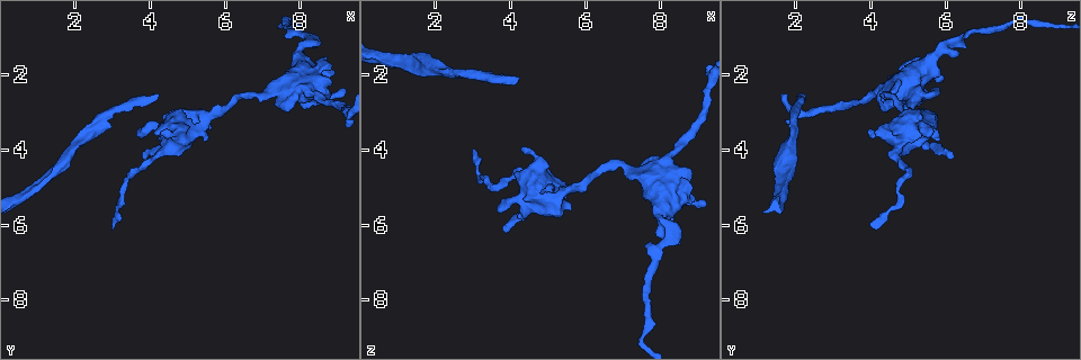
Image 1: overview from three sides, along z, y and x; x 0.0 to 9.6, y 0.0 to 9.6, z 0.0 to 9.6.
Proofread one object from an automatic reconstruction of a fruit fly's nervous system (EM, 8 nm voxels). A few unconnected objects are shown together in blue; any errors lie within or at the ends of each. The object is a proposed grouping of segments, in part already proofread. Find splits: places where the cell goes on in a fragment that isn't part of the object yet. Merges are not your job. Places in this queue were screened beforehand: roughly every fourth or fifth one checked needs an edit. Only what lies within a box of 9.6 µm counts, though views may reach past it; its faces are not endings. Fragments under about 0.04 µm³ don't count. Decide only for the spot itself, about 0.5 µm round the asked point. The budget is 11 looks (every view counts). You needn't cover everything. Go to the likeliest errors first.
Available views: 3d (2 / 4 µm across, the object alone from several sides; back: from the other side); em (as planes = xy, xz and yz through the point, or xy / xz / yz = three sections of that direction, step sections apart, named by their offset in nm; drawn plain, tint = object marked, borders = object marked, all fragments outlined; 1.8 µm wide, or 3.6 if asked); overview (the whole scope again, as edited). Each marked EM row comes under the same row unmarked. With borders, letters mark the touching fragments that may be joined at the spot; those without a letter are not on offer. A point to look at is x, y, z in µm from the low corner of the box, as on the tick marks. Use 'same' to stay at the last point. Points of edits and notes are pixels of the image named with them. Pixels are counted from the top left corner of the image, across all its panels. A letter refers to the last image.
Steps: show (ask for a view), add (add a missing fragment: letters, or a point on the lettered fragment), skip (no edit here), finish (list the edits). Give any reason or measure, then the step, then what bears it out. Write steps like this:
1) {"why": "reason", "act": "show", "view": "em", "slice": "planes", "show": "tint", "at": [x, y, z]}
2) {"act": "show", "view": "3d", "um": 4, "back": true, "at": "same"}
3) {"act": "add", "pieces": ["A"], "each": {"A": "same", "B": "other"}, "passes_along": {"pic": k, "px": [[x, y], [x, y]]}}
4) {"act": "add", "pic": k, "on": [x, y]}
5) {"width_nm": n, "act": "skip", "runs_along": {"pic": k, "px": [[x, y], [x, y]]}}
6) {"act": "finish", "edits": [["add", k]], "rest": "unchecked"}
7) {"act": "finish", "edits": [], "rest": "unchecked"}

{"why": "an open end", "act": "show", "view": "em", "slice": "planes", "show": "borders", "at": [4.25, 2.55, 2.15]}

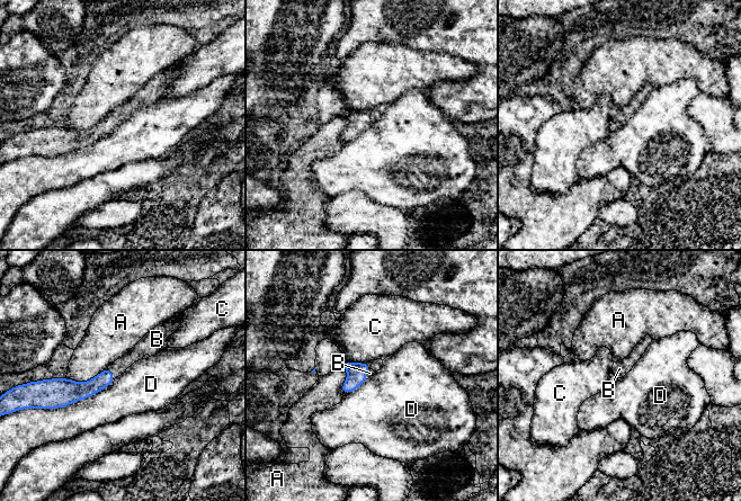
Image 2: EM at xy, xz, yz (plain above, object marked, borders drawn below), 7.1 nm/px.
{"act": "add", "pic": 2, "on": [118, 367], "each": {"A": "other", "B": "same", "C": "other", "D": "other"}, "found": "the cell continues"}

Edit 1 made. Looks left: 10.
{"why": "free end", "act": "show", "view": "3d", "um": 2, "at": [1.30, 4.65, 2.00]}

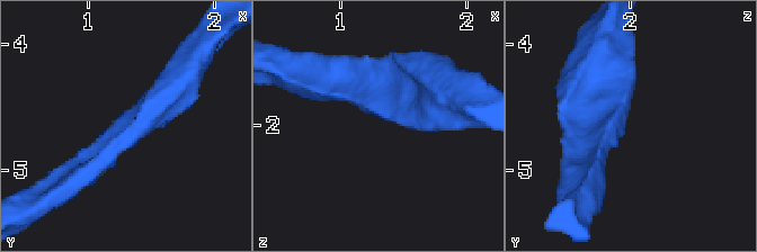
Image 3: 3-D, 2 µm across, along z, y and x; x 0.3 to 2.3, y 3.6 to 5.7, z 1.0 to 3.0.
{"why": "now the EM", "act": "show", "view": "em", "slice": "planes", "show": "tint", "at": [1.32, 4.70, 1.94]}

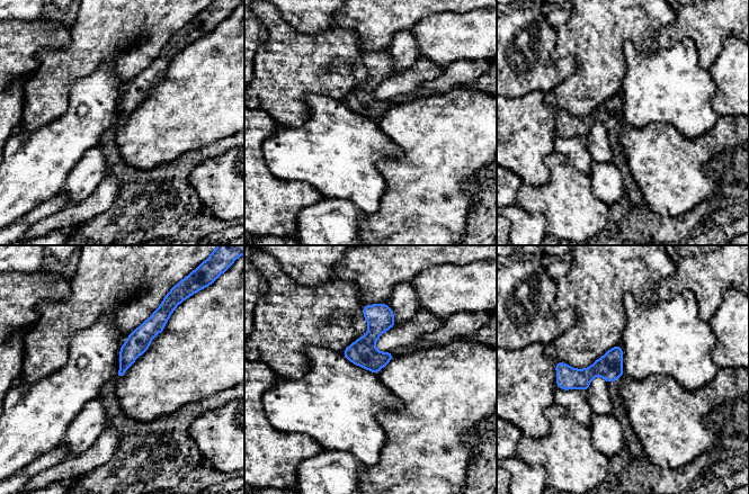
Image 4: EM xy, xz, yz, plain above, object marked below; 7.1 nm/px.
{"act": "show", "view": "em", "slice": "planes", "show": "borders", "at": "same"}

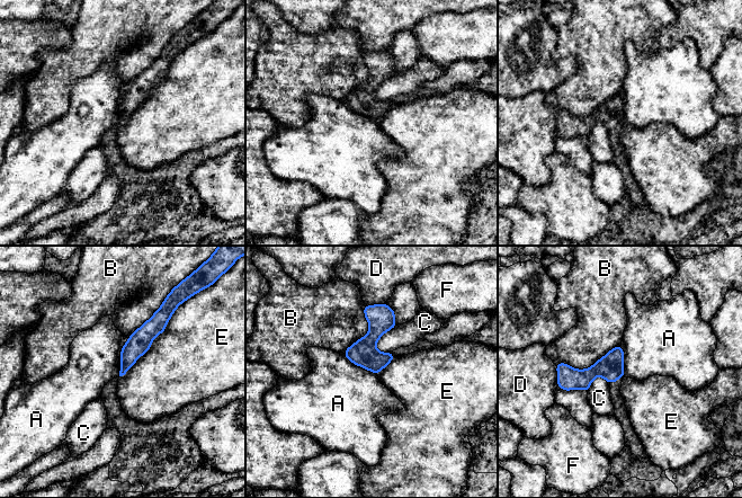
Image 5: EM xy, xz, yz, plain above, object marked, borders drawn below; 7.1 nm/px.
{"act": "skip", "each": {"A": "other", "B": "other", "C": "other", "D": "other", "E": "other", "F": "other"}, "runs_along": {"pic": 5, "px": [[162, 320], [131, 352], [123, 371]]}, "found": "none of them fits"}

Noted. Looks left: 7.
{"why": "an open end", "act": "show", "view": "3d", "um": 4, "at": [5.50, 3.70, 5.00]}

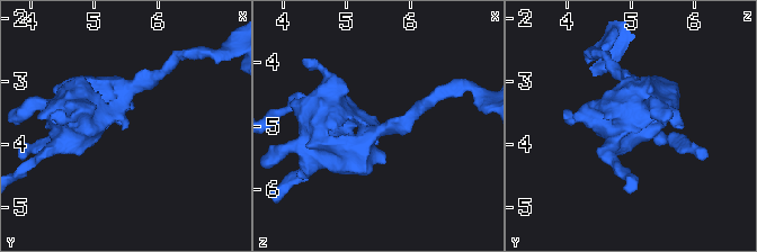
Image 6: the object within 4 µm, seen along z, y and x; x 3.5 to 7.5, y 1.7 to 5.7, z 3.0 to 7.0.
{"act": "show", "view": "em", "slice": "planes", "show": "borders", "at": [5.45, 3.80, 5.00]}

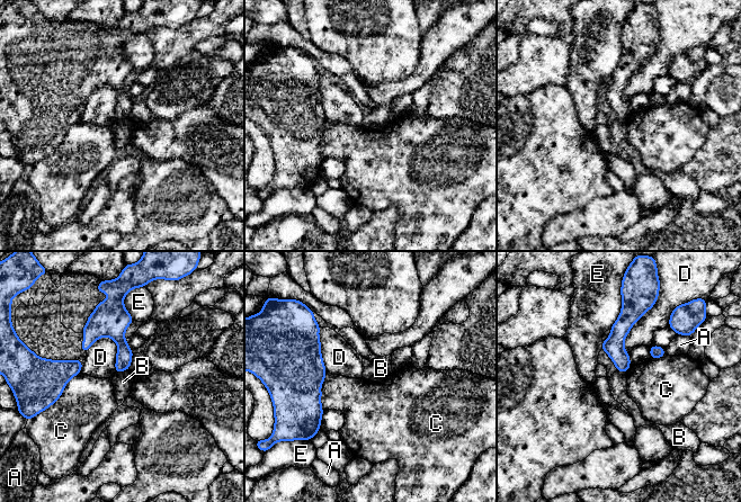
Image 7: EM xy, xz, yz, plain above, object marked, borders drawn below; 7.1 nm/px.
{"act": "skip", "each": {"A": "other", "B": "other", "C": "other", "D": "other", "E": "other"}, "found": "none of them fits"}

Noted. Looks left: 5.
{"why": "tapers out", "act": "show", "view": "3d", "um": 4, "at": [3.00, 6.10, 4.10]}

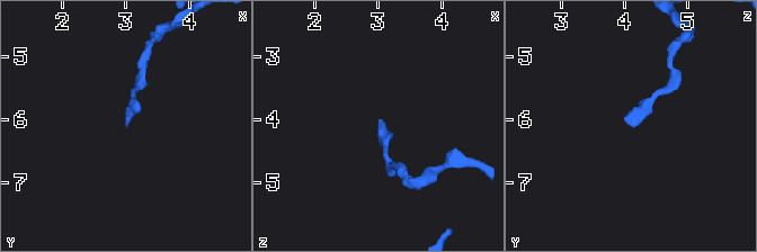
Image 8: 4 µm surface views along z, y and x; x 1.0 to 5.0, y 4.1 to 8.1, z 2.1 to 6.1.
{"why": "now the EM", "act": "show", "view": "em", "slice": "xy", "step": 8, "show": "borders", "at": [3.00, 6.15, 4.10]}

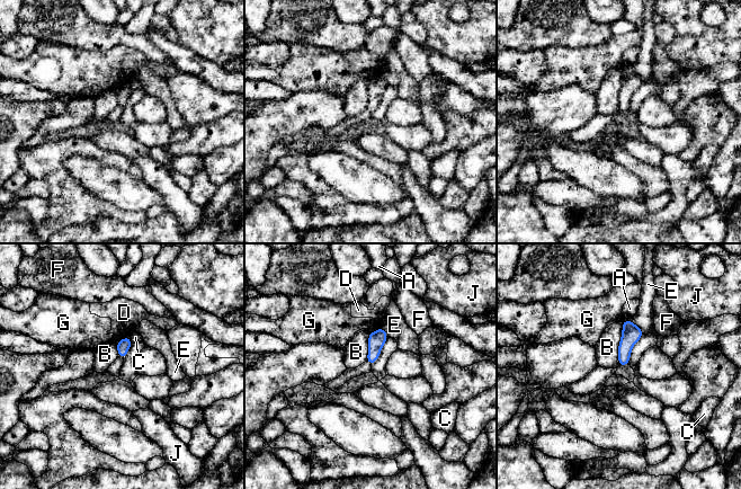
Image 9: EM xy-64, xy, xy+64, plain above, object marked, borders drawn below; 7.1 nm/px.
{"act": "show", "view": "em", "slice": "planes", "show": "borders", "at": "same"}

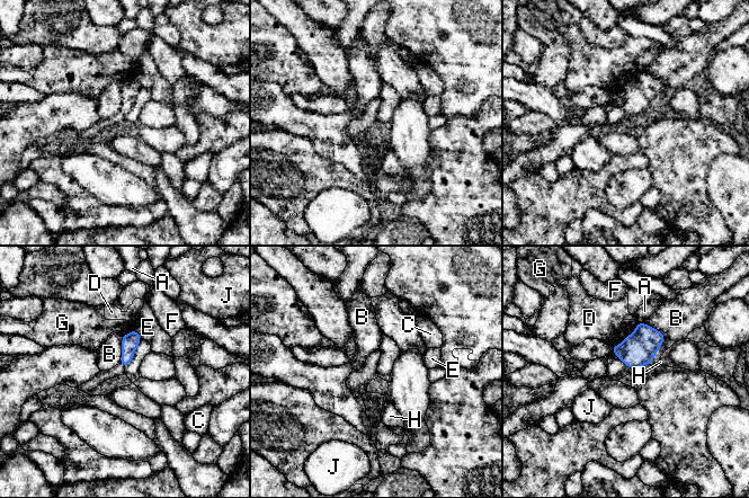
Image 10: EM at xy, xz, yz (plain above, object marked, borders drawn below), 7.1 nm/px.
{"longest_contact_nm": ["B", 300], "act": "skip", "each": {"A": "other", "B": "other", "C": "other", "D": "other", "E": "other", "F": "other", "G": "other", "H": "other", "J": "other"}, "found": "no lettered fragment goes on from it"}

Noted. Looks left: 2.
{"act": "finish", "edits": [["add", 2]], "rest": "unchecked"}

